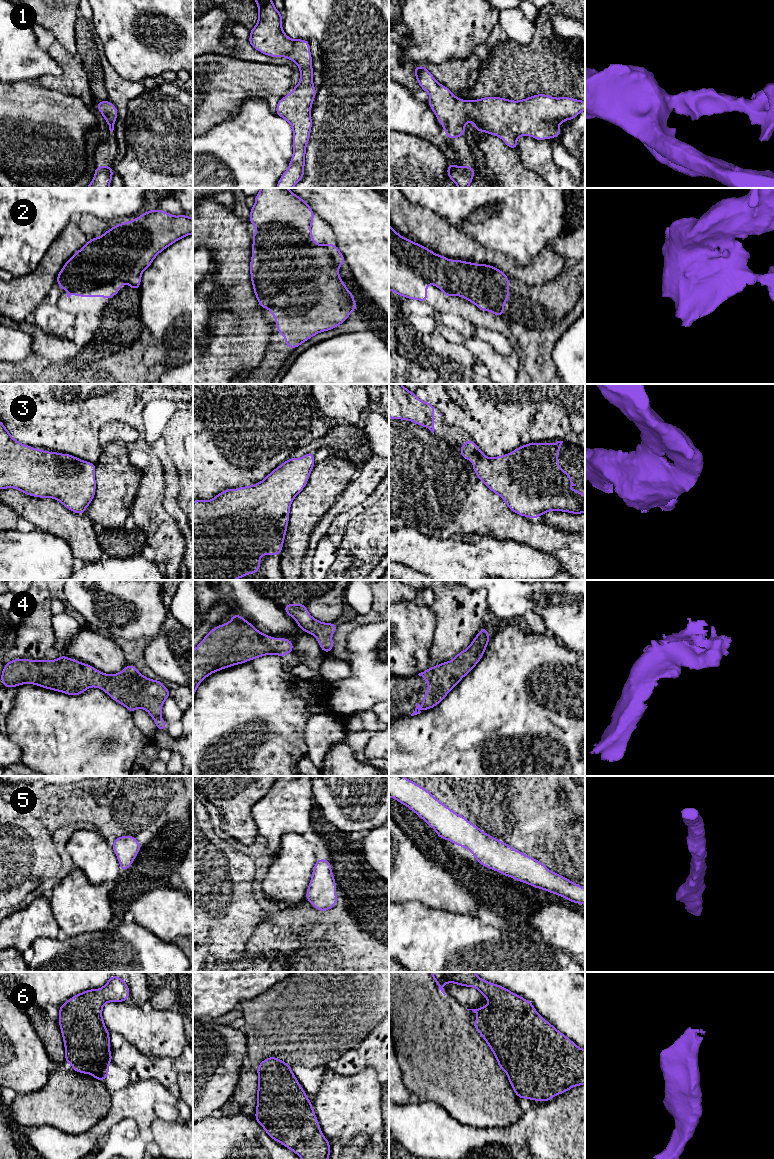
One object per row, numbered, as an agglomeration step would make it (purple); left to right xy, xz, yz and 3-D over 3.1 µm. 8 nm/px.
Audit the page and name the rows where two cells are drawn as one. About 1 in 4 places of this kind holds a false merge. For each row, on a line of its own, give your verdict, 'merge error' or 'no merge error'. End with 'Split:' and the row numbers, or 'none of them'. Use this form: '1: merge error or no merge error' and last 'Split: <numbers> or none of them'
1: no merge error
2: no merge error
3: no merge error
4: no merge error
5: no merge error
6: no merge error
Split: none of them

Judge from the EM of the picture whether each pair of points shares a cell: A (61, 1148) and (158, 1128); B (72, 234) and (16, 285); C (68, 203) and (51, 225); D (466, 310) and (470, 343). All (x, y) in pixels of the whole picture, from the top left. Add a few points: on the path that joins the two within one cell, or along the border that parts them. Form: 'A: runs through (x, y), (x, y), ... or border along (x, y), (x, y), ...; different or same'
A: border along (155, 1119), (150, 1125); different
B: runs through (61, 250), (54, 260), (32, 282); same
C: runs through (63, 208), (51, 220); same
D: border along (452, 312), (475, 325); different

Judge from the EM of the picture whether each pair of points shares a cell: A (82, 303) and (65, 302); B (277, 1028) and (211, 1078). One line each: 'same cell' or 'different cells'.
A: same cell
B: different cells

